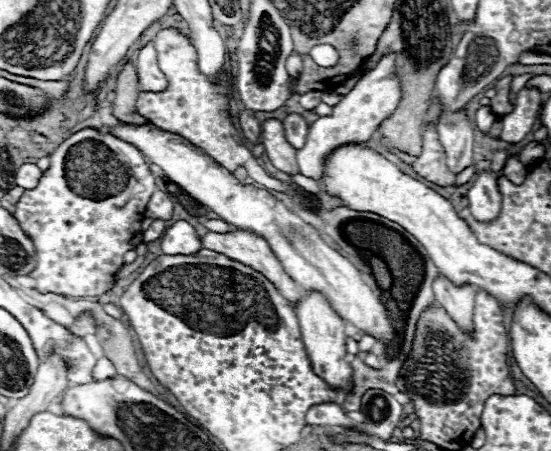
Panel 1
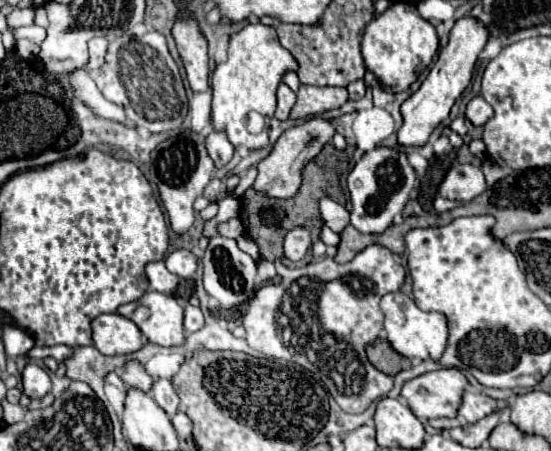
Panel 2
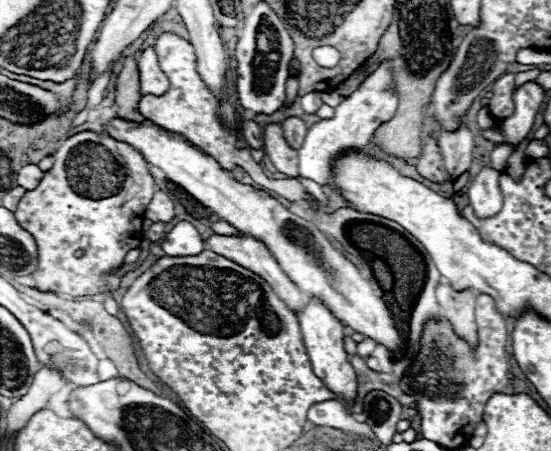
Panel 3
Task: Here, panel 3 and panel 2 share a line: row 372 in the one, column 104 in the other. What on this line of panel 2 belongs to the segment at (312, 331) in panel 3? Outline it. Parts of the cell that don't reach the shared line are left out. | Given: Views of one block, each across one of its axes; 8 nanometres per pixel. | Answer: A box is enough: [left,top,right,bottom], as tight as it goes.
[92,314,144,356]

